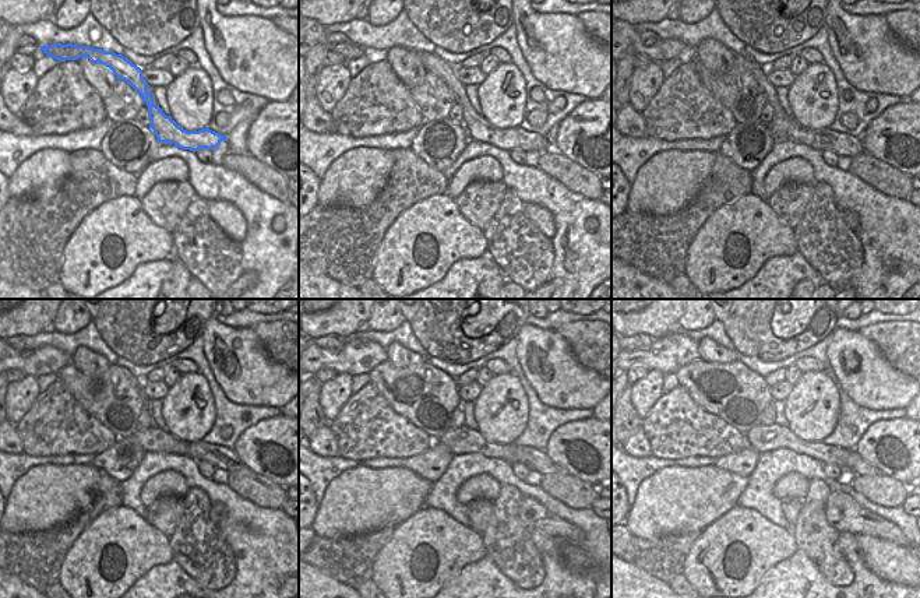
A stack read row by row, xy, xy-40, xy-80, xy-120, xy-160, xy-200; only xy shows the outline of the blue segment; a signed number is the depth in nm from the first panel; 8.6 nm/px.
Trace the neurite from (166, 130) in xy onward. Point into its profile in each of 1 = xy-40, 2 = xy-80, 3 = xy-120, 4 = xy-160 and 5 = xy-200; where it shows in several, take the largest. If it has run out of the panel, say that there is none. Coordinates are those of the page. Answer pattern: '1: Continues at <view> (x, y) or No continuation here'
1: Continues at xy-40 (478, 129)
2: Continues at xy-80 (839, 143)
3: Continues at xy-120 (221, 457)
4: Continues at xy-160 (536, 460)
5: Continues at xy-200 (862, 468)

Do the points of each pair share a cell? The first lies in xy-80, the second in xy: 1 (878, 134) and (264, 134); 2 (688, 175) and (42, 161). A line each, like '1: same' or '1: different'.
1: same
2: same

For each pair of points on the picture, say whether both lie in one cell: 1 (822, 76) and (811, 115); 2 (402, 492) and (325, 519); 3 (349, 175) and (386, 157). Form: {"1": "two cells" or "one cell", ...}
{"1": "one cell", "2": "one cell", "3": "one cell"}

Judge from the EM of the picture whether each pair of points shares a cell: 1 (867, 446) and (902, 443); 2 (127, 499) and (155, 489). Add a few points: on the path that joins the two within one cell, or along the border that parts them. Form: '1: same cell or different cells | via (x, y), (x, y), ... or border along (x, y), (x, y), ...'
1: same cell | via (876, 442), (883, 435), (894, 436)
2: different cells | border along (164, 472), (154, 474), (141, 489), (147, 507)

